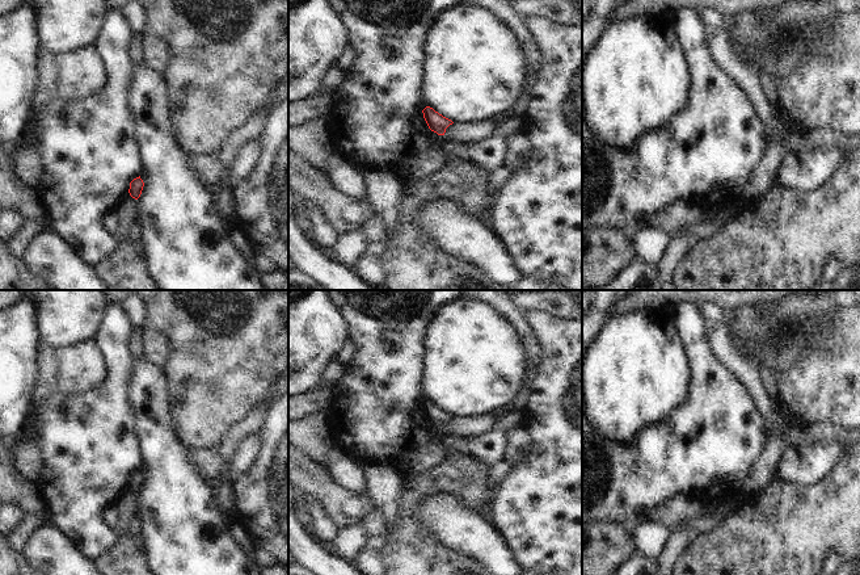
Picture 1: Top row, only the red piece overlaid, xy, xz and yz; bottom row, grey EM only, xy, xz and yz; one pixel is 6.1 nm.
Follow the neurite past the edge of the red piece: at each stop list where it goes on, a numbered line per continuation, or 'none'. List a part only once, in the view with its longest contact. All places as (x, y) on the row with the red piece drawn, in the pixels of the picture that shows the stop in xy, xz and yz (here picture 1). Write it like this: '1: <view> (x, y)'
none

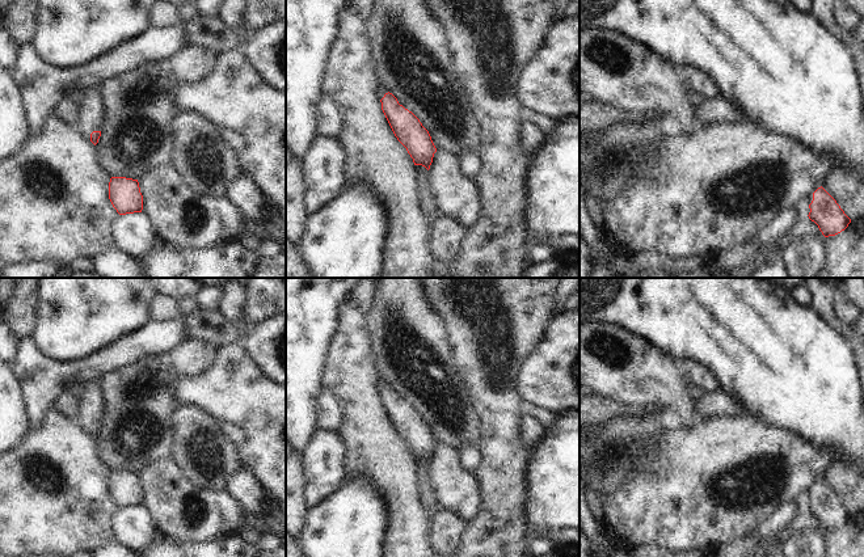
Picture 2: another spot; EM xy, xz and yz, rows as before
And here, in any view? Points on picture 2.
1: xy (91, 115)

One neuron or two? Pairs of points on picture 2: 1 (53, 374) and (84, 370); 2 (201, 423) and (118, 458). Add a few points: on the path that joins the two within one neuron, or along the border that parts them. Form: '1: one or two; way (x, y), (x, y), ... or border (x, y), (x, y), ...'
1: one; way (60, 374), (76, 372)
2: two; border (178, 406), (172, 416), (172, 451), (168, 456)

